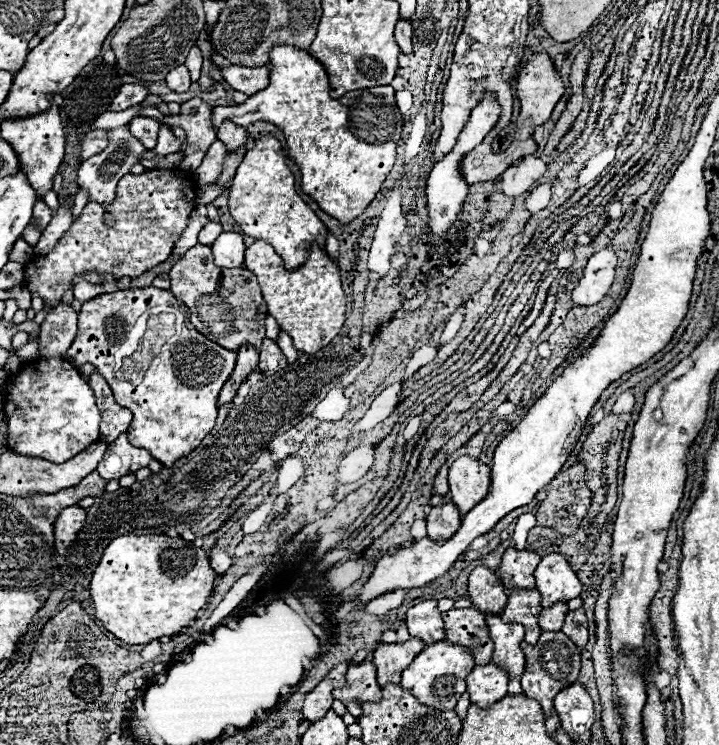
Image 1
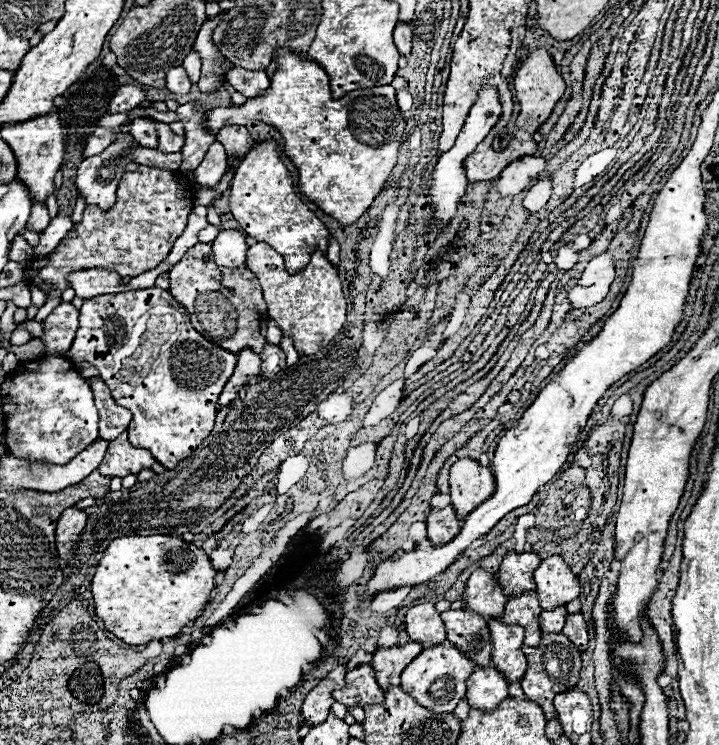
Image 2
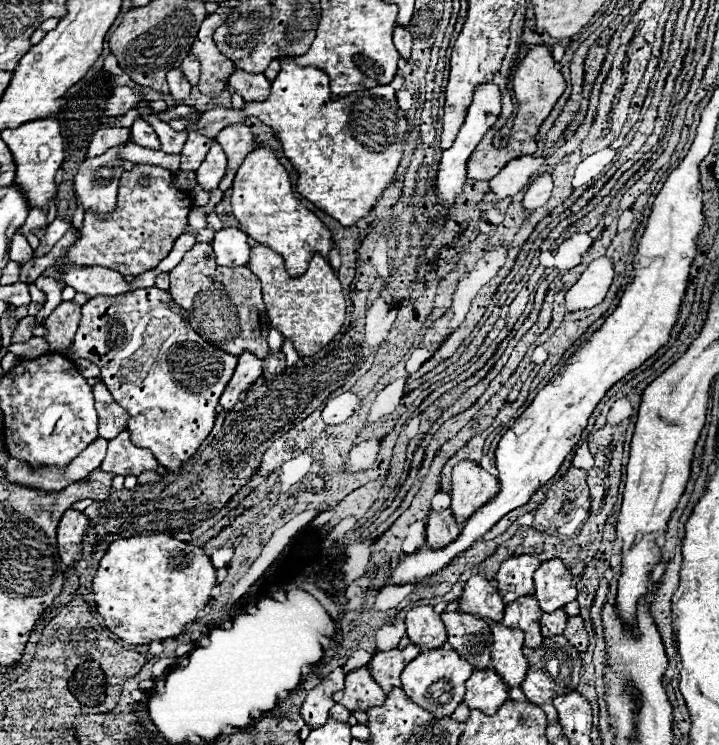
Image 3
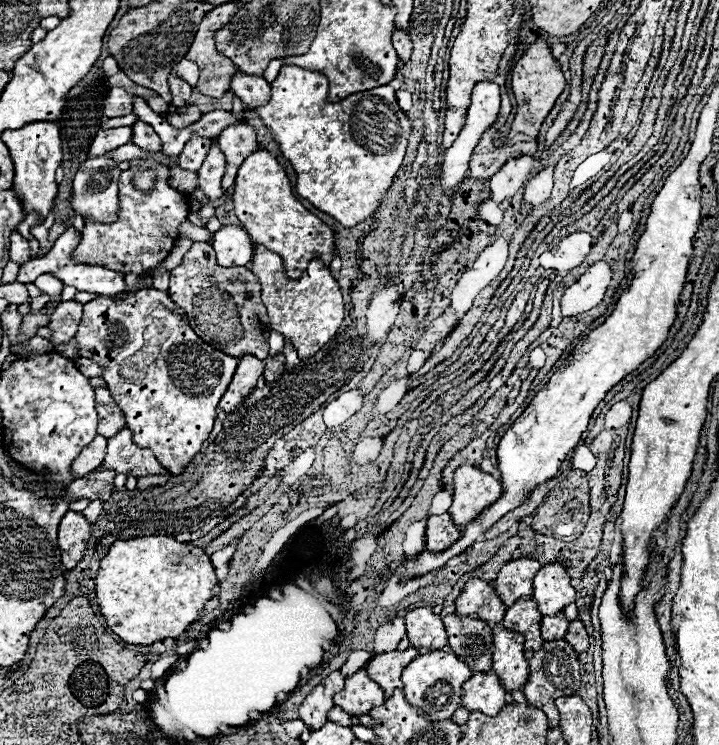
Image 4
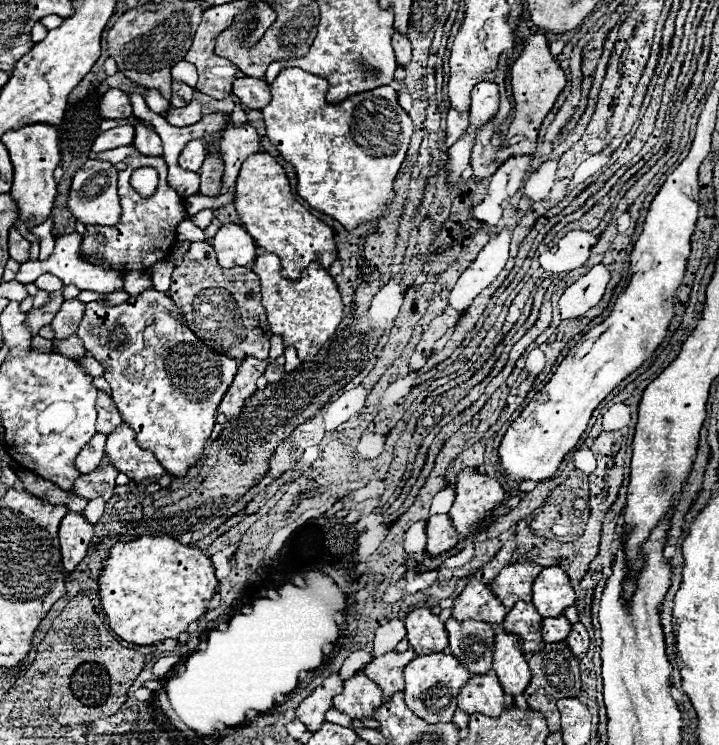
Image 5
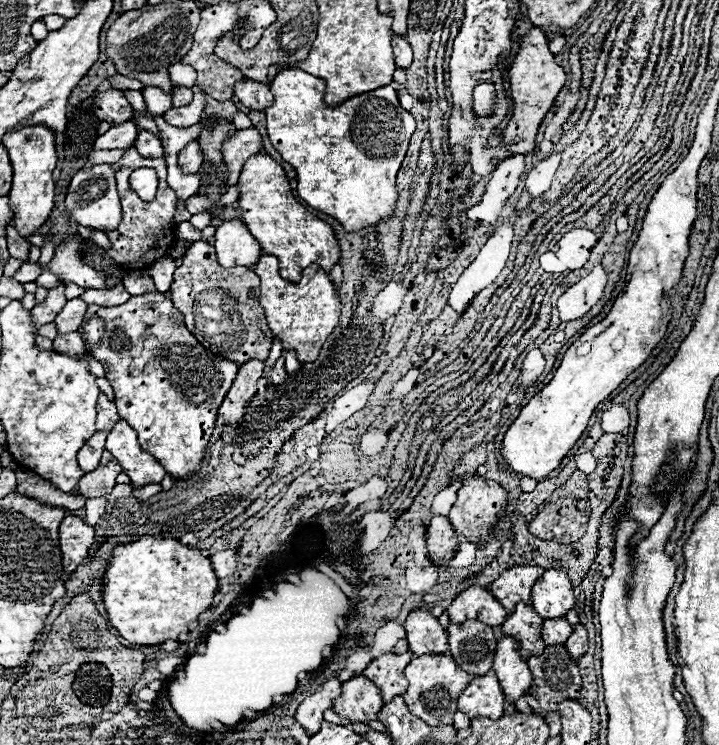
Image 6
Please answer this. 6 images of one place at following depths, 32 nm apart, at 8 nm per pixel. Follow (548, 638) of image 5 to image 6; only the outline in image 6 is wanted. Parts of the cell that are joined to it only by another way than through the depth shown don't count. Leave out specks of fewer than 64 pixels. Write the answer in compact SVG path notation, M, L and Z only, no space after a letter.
M566 618L562 620L544 620L542 624L542 640L546 642L546 646L554 646L554 644L564 644L572 634L572 626L566 622Z

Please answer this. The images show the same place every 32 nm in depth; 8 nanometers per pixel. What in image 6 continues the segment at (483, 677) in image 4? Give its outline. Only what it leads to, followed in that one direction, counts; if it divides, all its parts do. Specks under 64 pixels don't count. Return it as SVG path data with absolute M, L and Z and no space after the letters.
M494 674L478 676L470 680L462 696L458 698L458 710L464 712L470 720L490 718L498 720L504 714L504 692Z

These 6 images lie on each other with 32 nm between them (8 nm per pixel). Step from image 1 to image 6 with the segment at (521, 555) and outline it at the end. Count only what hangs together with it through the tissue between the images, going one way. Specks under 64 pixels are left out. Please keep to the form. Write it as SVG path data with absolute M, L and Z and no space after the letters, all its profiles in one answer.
M514 566L514 568L508 568L500 574L498 580L492 582L492 596L508 610L508 612L514 612L516 604L518 602L524 602L524 604L532 604L532 586L534 582L538 580L538 576L542 576L542 568L536 568L536 566Z

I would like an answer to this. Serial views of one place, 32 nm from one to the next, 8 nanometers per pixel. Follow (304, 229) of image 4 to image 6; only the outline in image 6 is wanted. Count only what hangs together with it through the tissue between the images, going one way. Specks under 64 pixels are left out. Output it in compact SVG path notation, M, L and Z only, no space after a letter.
M256 154L246 160L240 172L240 218L246 222L250 232L258 238L266 254L280 260L280 274L290 282L298 282L304 268L318 264L324 272L330 272L340 262L340 246L332 228L310 214L292 194L290 182L278 162L268 154Z

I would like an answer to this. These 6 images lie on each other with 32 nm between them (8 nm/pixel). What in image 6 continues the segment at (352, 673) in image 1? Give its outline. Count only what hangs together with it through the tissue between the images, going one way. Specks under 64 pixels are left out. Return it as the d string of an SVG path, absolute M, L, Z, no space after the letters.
M354 676L352 680L342 684L342 694L334 700L334 712L348 720L348 724L356 722L372 722L378 720L378 708L382 708L380 690L366 680L364 676Z

